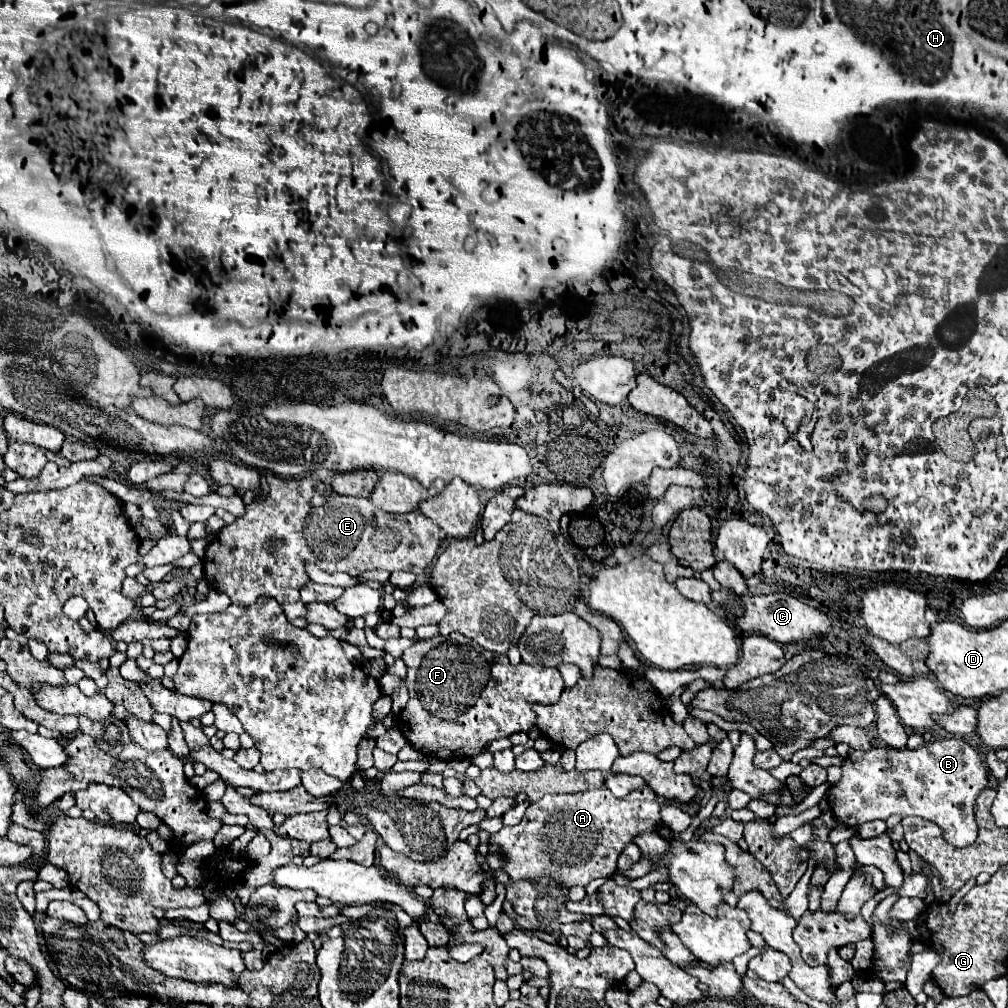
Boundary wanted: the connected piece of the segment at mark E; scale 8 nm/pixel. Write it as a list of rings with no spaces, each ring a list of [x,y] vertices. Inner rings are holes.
[[[276,474],[266,476],[270,494],[264,502],[252,502],[246,506],[246,514],[232,524],[224,526],[220,534],[210,542],[204,554],[204,574],[206,582],[218,590],[228,594],[228,598],[236,604],[250,606],[258,596],[272,596],[280,602],[286,616],[290,620],[306,616],[306,604],[300,600],[300,588],[310,582],[304,562],[318,564],[324,572],[346,572],[350,576],[362,576],[366,570],[400,570],[414,572],[416,576],[426,574],[430,568],[438,546],[442,542],[440,528],[430,522],[420,512],[410,512],[406,516],[392,516],[376,508],[366,498],[338,496],[332,488],[328,488],[322,480],[312,476],[306,478],[278,478]],[[268,538],[280,538],[284,544],[276,552],[266,550]]]

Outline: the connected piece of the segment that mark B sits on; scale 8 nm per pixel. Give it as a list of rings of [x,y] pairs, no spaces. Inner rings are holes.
[[[942,738],[928,742],[916,750],[894,750],[894,748],[872,748],[872,750],[854,750],[842,762],[842,778],[828,792],[828,804],[834,816],[852,828],[872,820],[886,820],[892,814],[902,818],[922,816],[936,822],[946,840],[954,846],[968,846],[978,838],[978,824],[974,818],[974,806],[982,790],[988,788],[988,770],[980,760],[978,752],[964,738]]]

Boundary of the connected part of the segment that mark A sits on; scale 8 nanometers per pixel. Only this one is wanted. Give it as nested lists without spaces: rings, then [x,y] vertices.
[[[638,788],[630,792],[626,798],[616,798],[610,790],[586,790],[578,794],[546,794],[542,800],[528,806],[524,818],[516,826],[504,826],[502,830],[490,834],[490,844],[500,848],[500,856],[504,858],[502,870],[512,880],[530,880],[532,884],[538,884],[542,876],[548,876],[556,882],[560,882],[566,888],[572,888],[576,884],[588,886],[596,878],[610,878],[616,870],[616,860],[624,852],[628,844],[634,842],[636,836],[642,832],[658,832],[662,826],[660,816],[660,802],[652,788]]]

